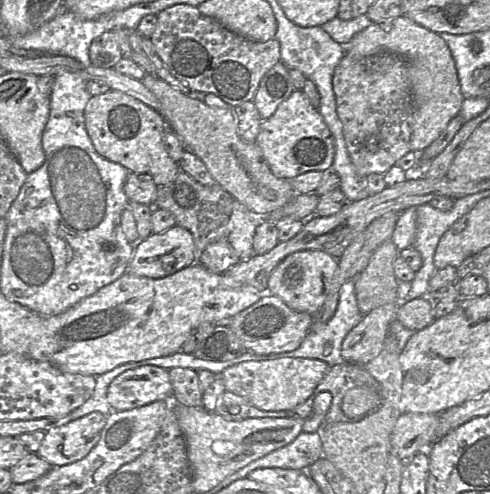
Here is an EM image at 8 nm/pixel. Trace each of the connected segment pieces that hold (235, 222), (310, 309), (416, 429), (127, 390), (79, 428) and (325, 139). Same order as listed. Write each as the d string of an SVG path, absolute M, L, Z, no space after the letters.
M234 201L226 240L232 246L240 261L246 261L255 255L252 246L253 236L256 227L264 217Z
M302 250L286 256L271 272L267 290L281 299L291 309L314 314L329 294L337 261L330 255L317 250Z
M402 413L397 419L391 435L391 449L403 462L415 454L428 451L435 441L435 429L438 424L438 414Z
M143 366L116 377L108 387L107 400L112 411L123 412L158 401L173 403L172 392L168 370Z
M94 412L45 433L36 452L52 467L65 466L86 457L100 440L107 416Z
M294 90L279 104L268 119L262 120L254 142L261 150L263 158L274 176L291 179L300 174L331 168L335 155L332 134L320 115L302 90Z

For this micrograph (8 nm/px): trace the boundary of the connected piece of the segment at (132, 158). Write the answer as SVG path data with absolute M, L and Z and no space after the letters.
M110 89L104 94L91 96L84 114L88 135L94 148L102 157L124 166L129 172L150 175L158 187L167 185L176 179L180 168L164 148L163 135L167 125L159 112L126 93Z

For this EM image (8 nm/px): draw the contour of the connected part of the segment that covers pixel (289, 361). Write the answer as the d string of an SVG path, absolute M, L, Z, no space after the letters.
M279 358L270 361L249 361L232 365L216 375L224 384L225 391L246 399L251 406L265 411L289 411L302 405L315 391L328 372L329 366L322 360L306 358Z

